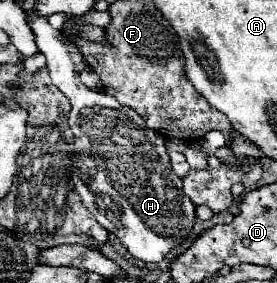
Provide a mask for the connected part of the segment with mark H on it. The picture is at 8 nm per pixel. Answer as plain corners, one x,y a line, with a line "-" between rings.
35,18
29,24
47,58
53,84
71,102
69,126
75,136
71,174
85,208
127,246
133,258
161,262
173,246
187,238
195,220
195,204
183,192
181,178
171,170
165,138
147,128
135,110
121,106
109,94
89,90
79,80
79,72
87,66
83,54
59,30
51,28
47,18

